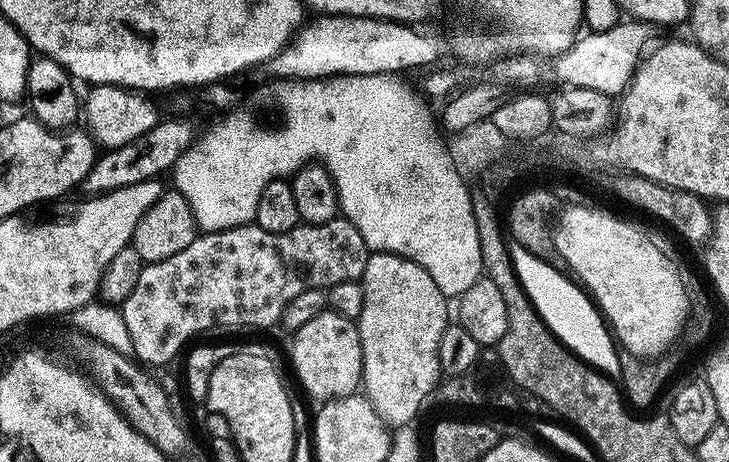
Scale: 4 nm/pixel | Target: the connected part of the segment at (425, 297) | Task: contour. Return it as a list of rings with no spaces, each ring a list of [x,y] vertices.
[[[372,252],[366,262],[362,283],[364,302],[358,327],[364,355],[363,391],[385,424],[411,424],[417,419],[415,416],[419,414],[424,399],[435,393],[442,380],[438,362],[438,342],[442,342],[442,334],[450,323],[449,301],[442,294],[442,290],[434,286],[434,278],[430,278],[427,270],[404,256],[396,256],[393,252]]]

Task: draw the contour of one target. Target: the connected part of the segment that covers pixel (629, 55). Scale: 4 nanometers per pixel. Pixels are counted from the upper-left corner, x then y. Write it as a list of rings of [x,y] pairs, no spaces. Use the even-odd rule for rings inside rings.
[[[622,20],[608,31],[587,33],[579,37],[575,44],[566,52],[559,53],[553,59],[555,61],[552,64],[552,72],[559,81],[559,85],[571,88],[598,90],[599,93],[606,93],[609,96],[621,95],[624,89],[628,87],[628,83],[635,72],[636,65],[639,63],[648,32],[650,32],[649,25],[643,21]]]

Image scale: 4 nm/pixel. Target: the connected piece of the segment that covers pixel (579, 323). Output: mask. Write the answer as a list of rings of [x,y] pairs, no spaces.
[[[512,244],[508,253],[531,304],[538,310],[540,317],[547,322],[552,333],[596,371],[602,372],[612,380],[621,379],[623,361],[615,339],[600,310],[577,281],[572,278],[567,280],[560,268],[550,266],[522,246]]]

